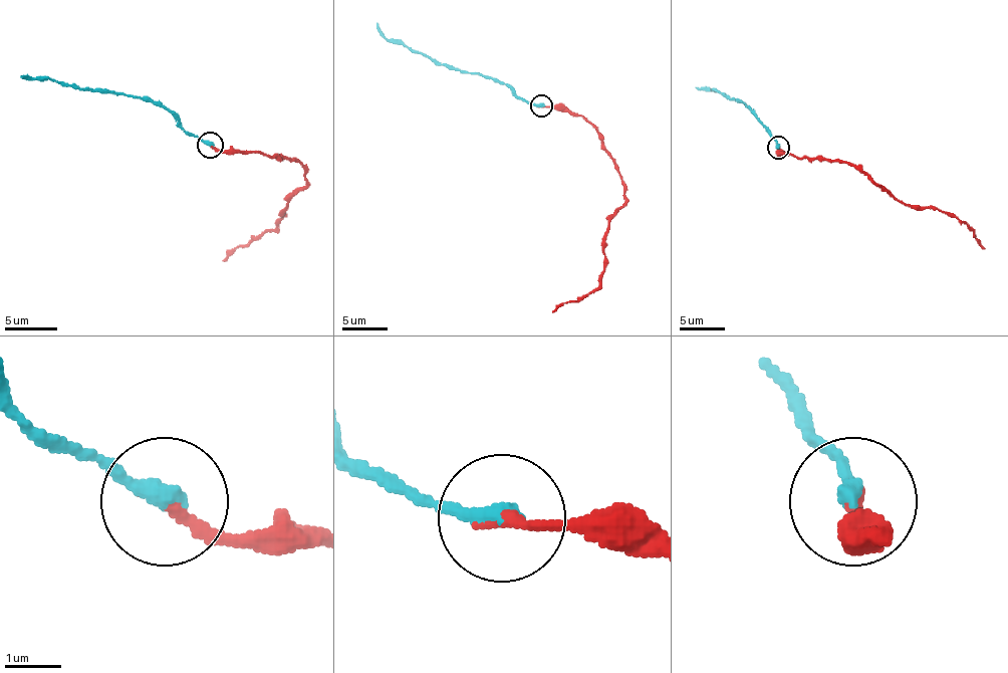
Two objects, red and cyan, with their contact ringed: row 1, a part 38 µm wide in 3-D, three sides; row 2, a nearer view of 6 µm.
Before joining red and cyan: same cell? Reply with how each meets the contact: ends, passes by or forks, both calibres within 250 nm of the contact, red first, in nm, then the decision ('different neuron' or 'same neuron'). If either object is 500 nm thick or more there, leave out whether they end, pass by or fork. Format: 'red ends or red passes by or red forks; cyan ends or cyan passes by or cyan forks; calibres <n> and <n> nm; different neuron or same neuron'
red ends; cyan ends; calibres 260 and 300 nm; same neuron

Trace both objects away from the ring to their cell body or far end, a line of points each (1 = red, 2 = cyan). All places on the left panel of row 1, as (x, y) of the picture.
1: (210, 144), (223, 152), (254, 152), (296, 160), (306, 180), (283, 209), (278, 225), (239, 245), (223, 261)
2: (210, 144), (192, 136), (164, 107), (138, 96), (61, 86), (48, 78), (20, 76)

